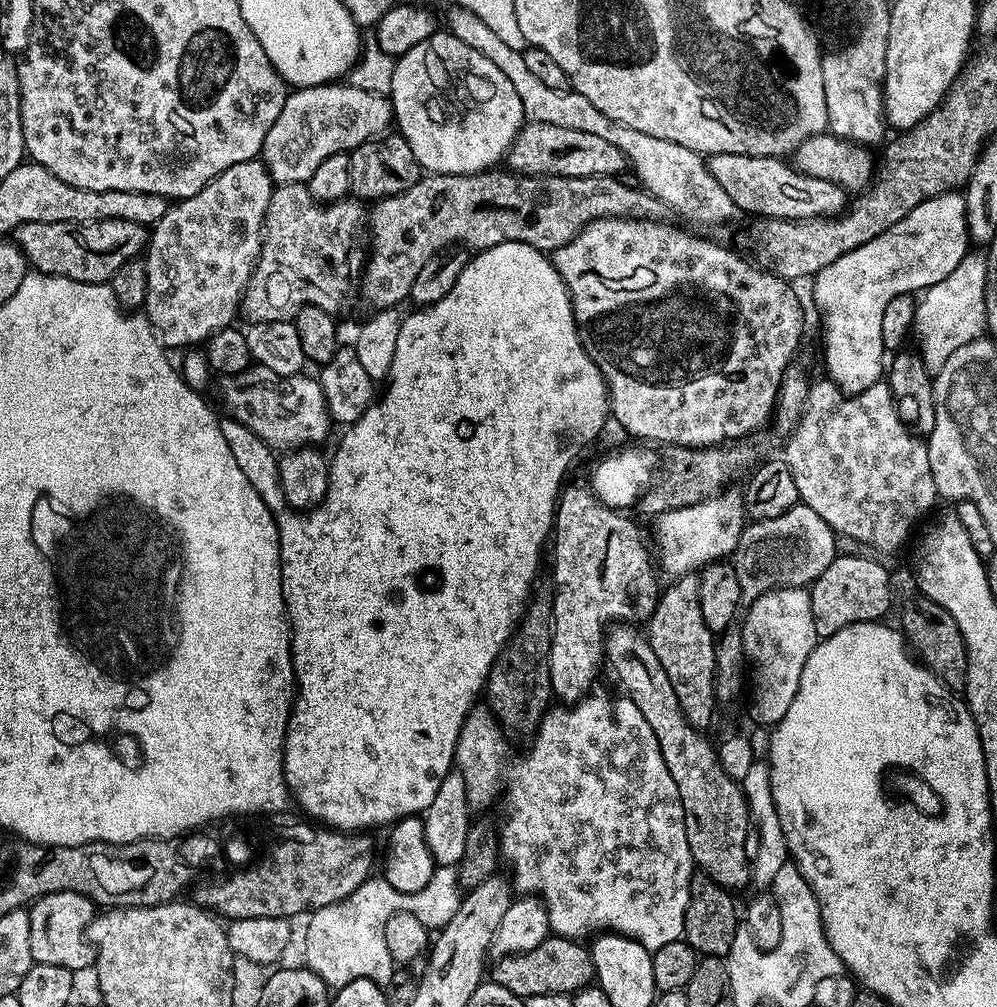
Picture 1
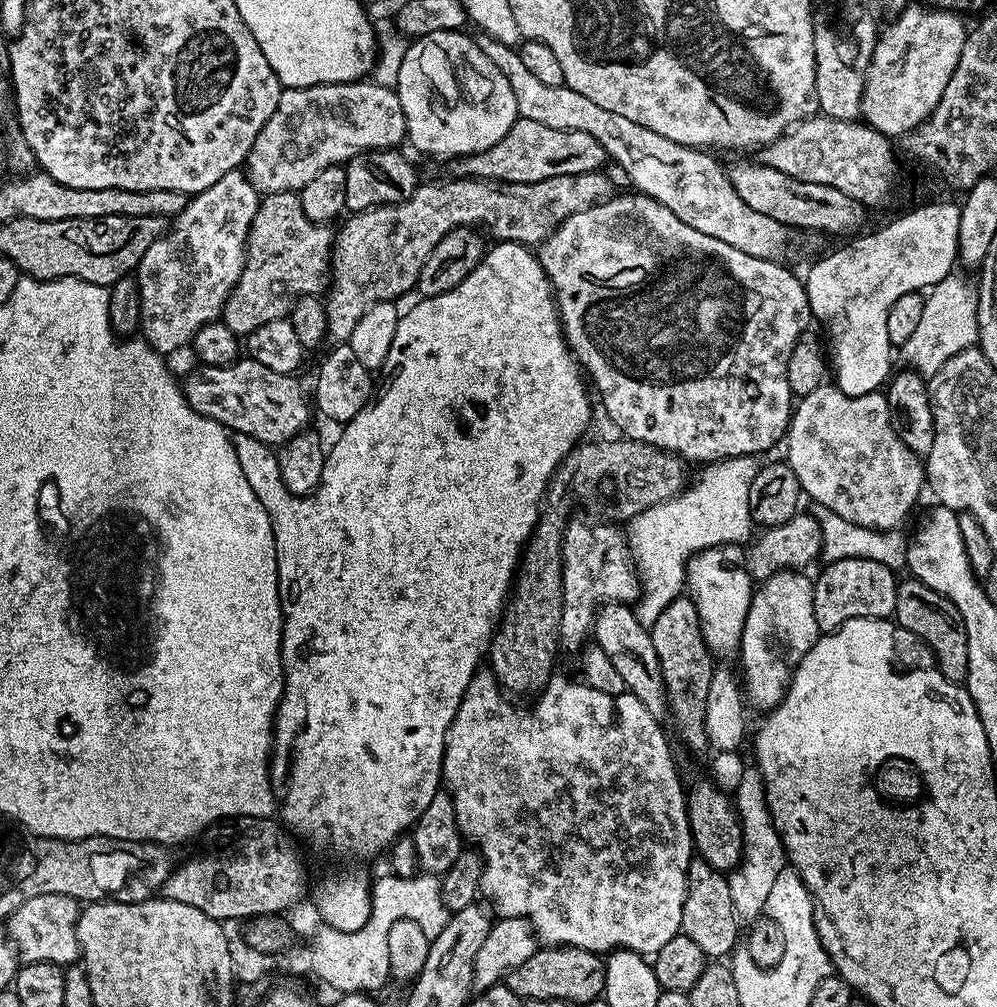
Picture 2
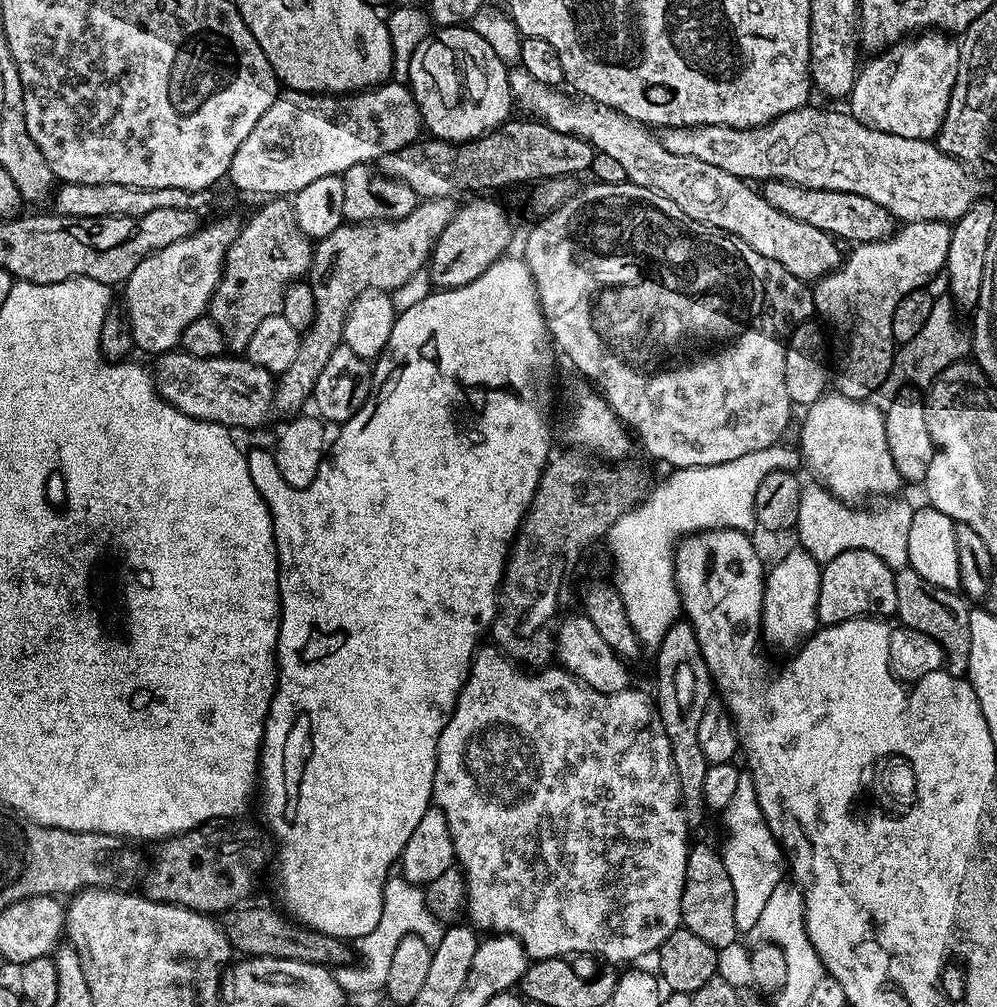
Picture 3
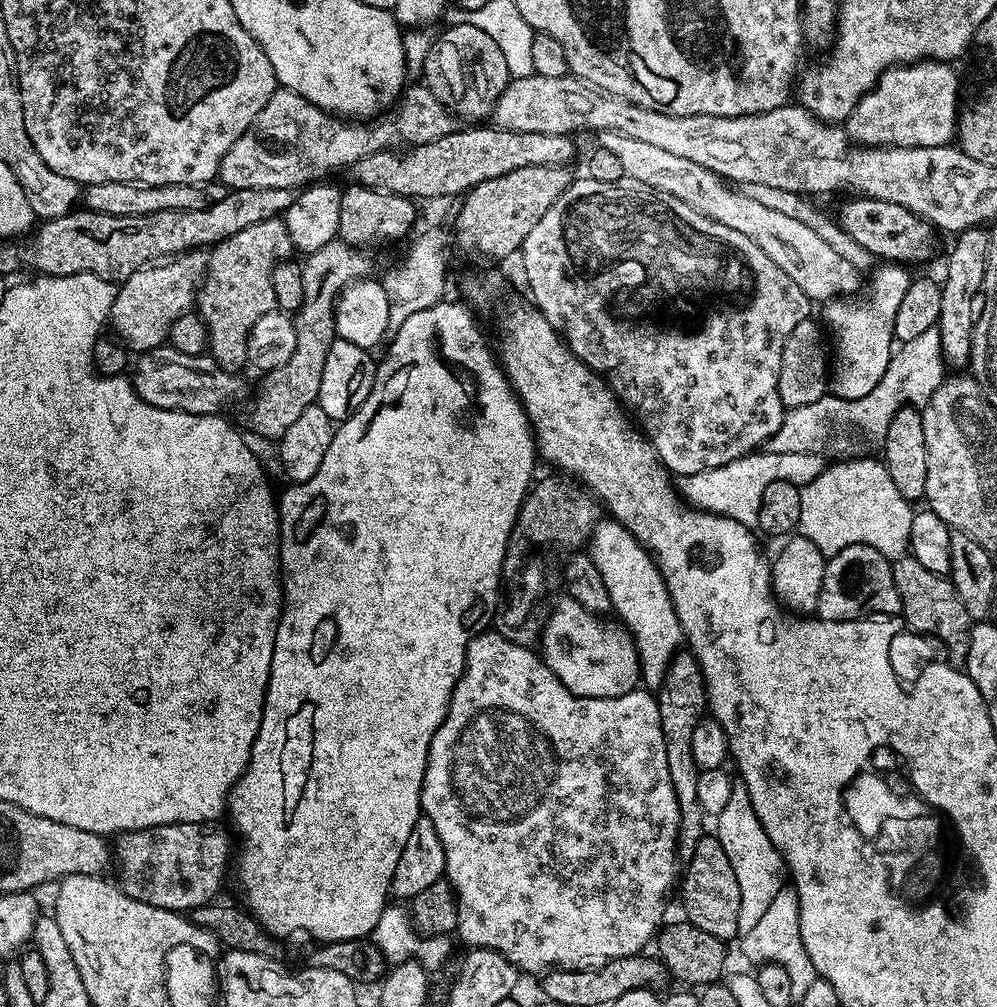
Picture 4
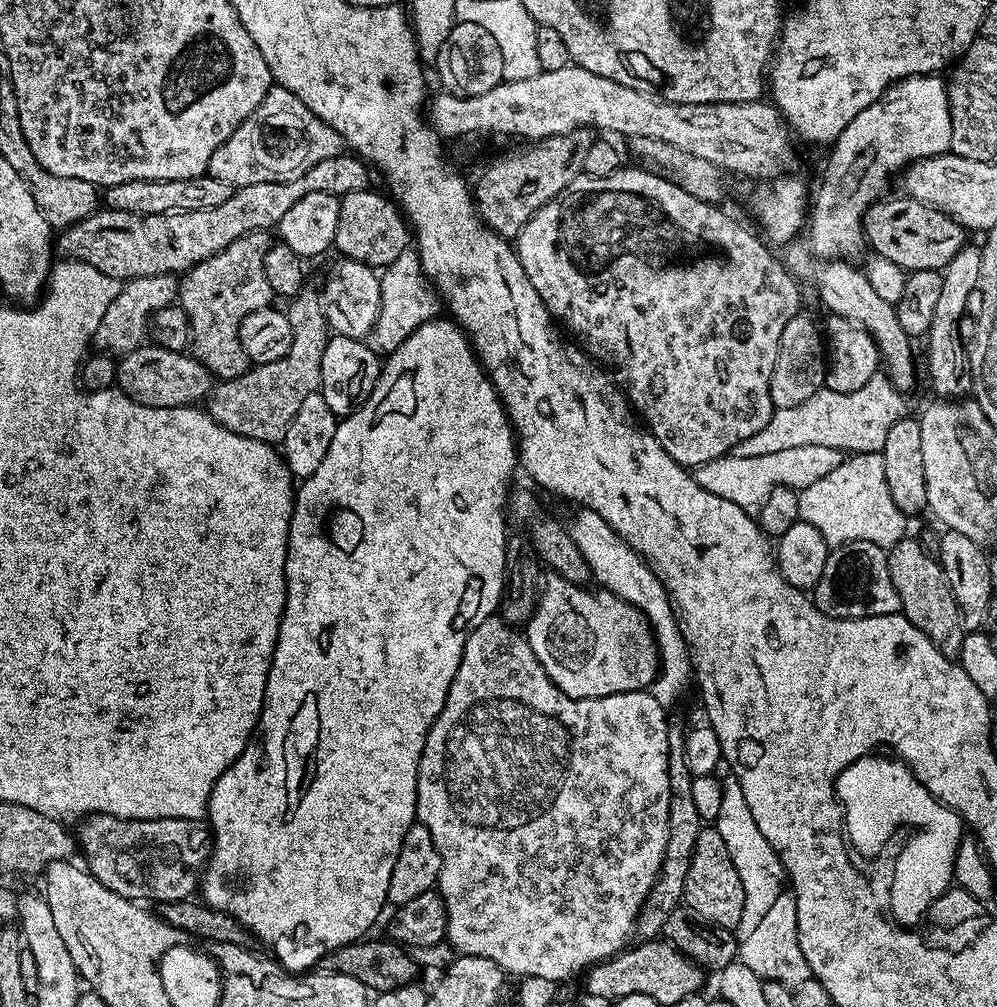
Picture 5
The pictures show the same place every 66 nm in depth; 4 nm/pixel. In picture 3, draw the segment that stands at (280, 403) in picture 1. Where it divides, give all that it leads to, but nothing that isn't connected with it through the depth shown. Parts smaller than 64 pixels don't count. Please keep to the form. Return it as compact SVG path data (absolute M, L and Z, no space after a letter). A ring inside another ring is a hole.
M173 350L164 352L161 356L155 357L154 364L156 368L151 369L152 379L156 382L156 393L161 396L170 406L174 406L182 414L186 414L195 420L205 420L206 422L214 422L215 424L223 424L229 430L237 430L236 428L260 428L268 420L268 415L273 415L274 401L276 399L276 380L273 373L266 371L262 366L250 363L246 358L241 358L236 354L225 354L215 356L214 358L194 358L194 354L186 354L183 350Z

